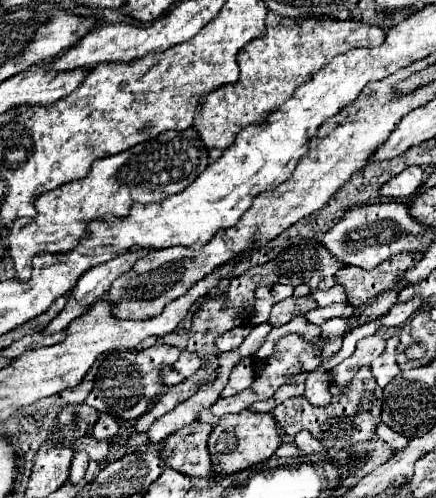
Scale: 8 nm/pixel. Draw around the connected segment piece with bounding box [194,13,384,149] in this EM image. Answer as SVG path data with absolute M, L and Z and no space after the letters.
M274 13L266 17L266 35L250 41L238 51L240 79L236 85L220 87L206 95L202 113L194 123L206 149L228 149L236 133L248 125L262 125L268 115L280 109L296 87L310 81L330 59L354 47L378 47L384 43L384 31L376 25L336 19L282 19Z

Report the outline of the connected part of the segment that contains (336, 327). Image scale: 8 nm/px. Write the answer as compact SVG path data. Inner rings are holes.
M334 318L321 325L321 334L324 339L323 354L320 367L326 369L326 365L334 359L334 355L342 347L343 336L346 332L348 319Z

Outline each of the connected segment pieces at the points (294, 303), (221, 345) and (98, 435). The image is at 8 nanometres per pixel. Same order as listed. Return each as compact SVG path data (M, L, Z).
M312 295L288 297L288 299L284 299L284 301L280 301L280 303L274 305L268 323L270 323L274 329L276 329L276 327L282 327L282 325L286 325L292 317L296 317L296 315L306 315L308 311L312 311L312 309L316 309L316 307L318 307L318 303L316 303L316 299L314 299Z
M244 325L244 327L236 327L236 329L228 331L228 333L222 333L222 337L218 337L214 341L218 351L224 353L224 351L230 351L230 349L236 349L244 341L244 337L250 333L250 329L252 329L250 325Z
M100 413L96 425L92 427L92 437L98 439L98 441L102 441L102 439L112 439L112 437L116 437L118 429L120 429L120 427L118 427L118 421L116 421L114 417L110 417L110 415L106 415L106 413Z

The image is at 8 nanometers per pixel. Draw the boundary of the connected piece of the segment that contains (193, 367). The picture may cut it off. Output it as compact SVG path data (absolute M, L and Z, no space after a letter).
M182 351L178 361L174 363L174 371L178 371L182 377L190 377L192 373L198 371L198 367L202 365L200 357L196 353L188 353L188 351Z

